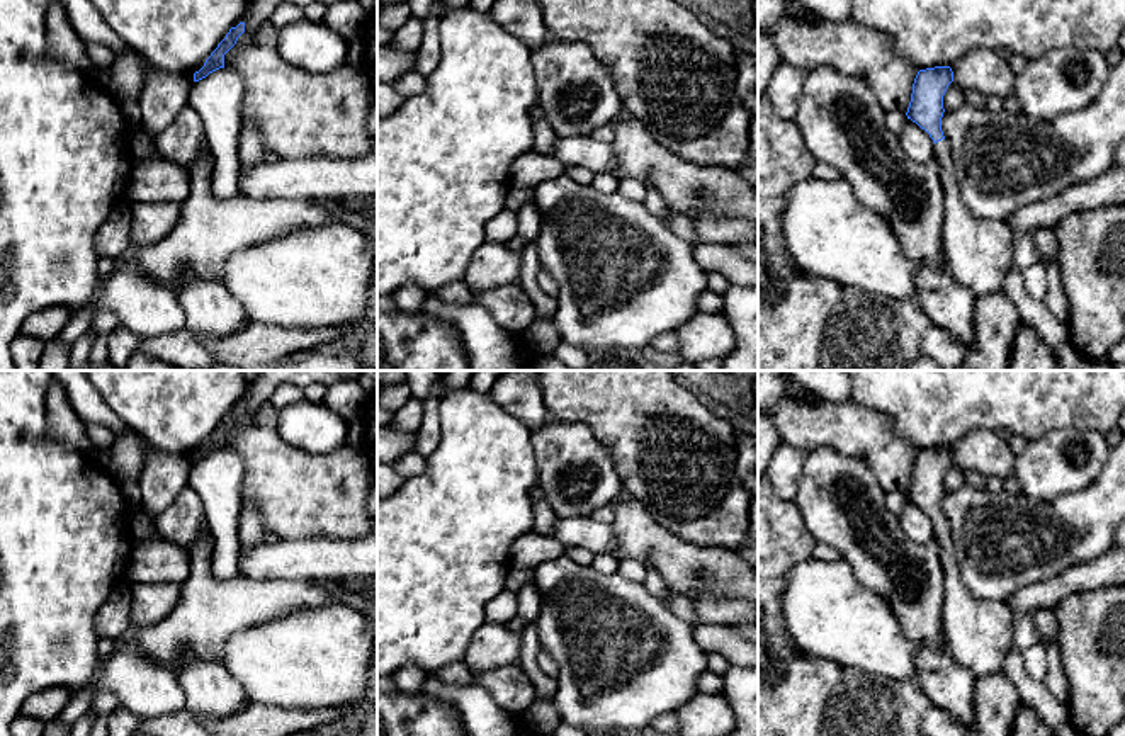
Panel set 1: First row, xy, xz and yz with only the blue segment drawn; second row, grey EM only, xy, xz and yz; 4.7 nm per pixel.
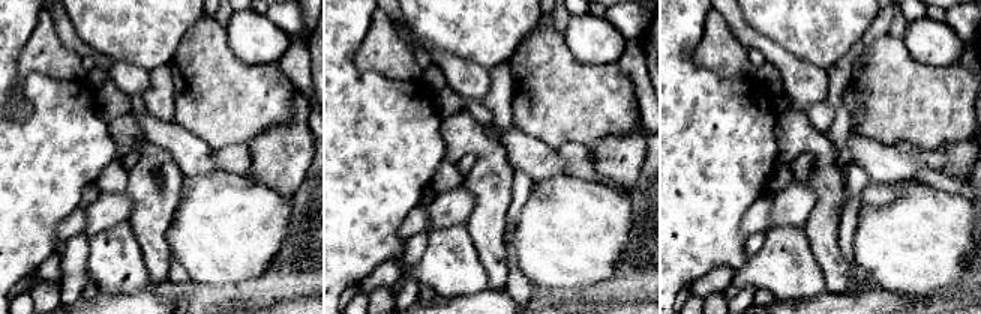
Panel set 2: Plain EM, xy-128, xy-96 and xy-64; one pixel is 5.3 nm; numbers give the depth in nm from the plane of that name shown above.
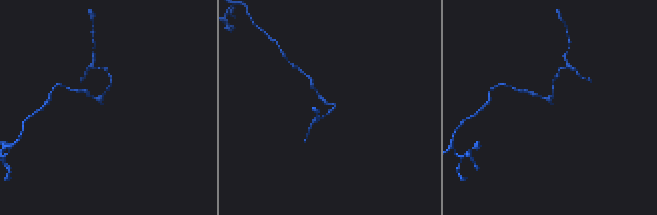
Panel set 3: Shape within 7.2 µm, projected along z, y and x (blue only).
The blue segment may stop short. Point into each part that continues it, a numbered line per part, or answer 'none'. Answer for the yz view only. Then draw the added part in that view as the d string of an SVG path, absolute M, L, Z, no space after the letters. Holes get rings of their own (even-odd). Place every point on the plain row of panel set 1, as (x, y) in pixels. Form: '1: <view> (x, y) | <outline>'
1: yz (978, 633) | M947 520L935 525L935 537L943 566L945 649L974 680L999 673L1015 646L1015 614L1006 602L977 598L964 586Z

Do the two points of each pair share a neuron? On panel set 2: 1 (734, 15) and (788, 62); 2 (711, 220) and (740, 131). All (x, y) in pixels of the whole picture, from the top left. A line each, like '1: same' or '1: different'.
1: same
2: same

